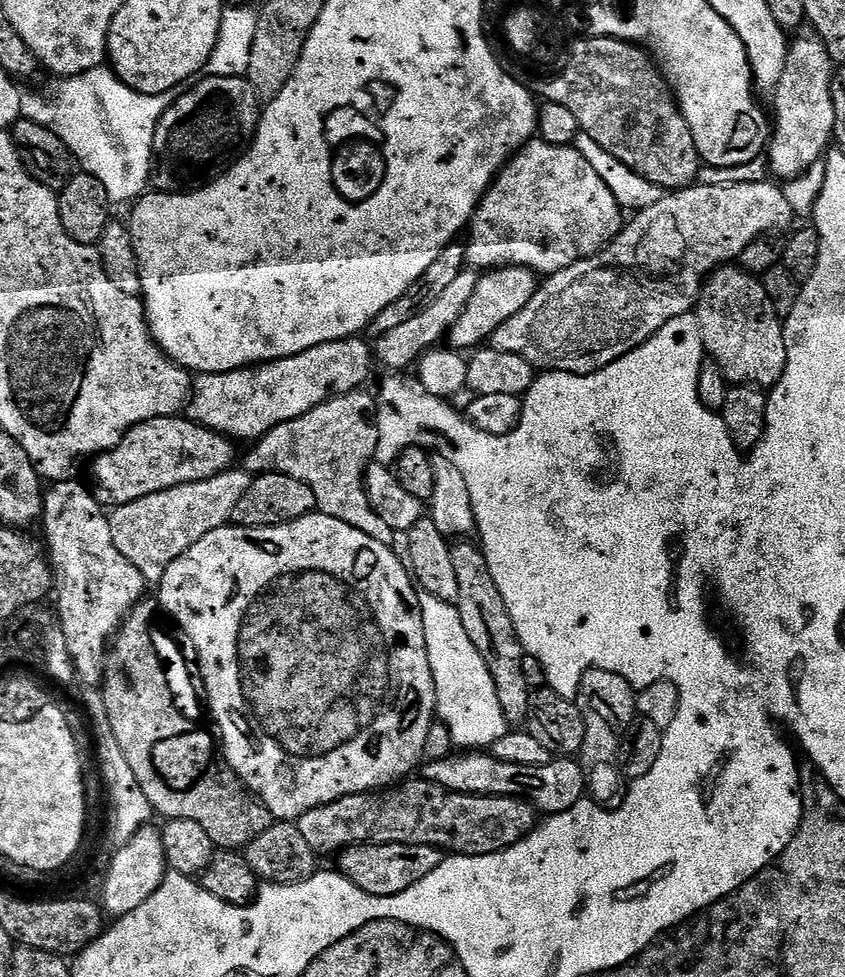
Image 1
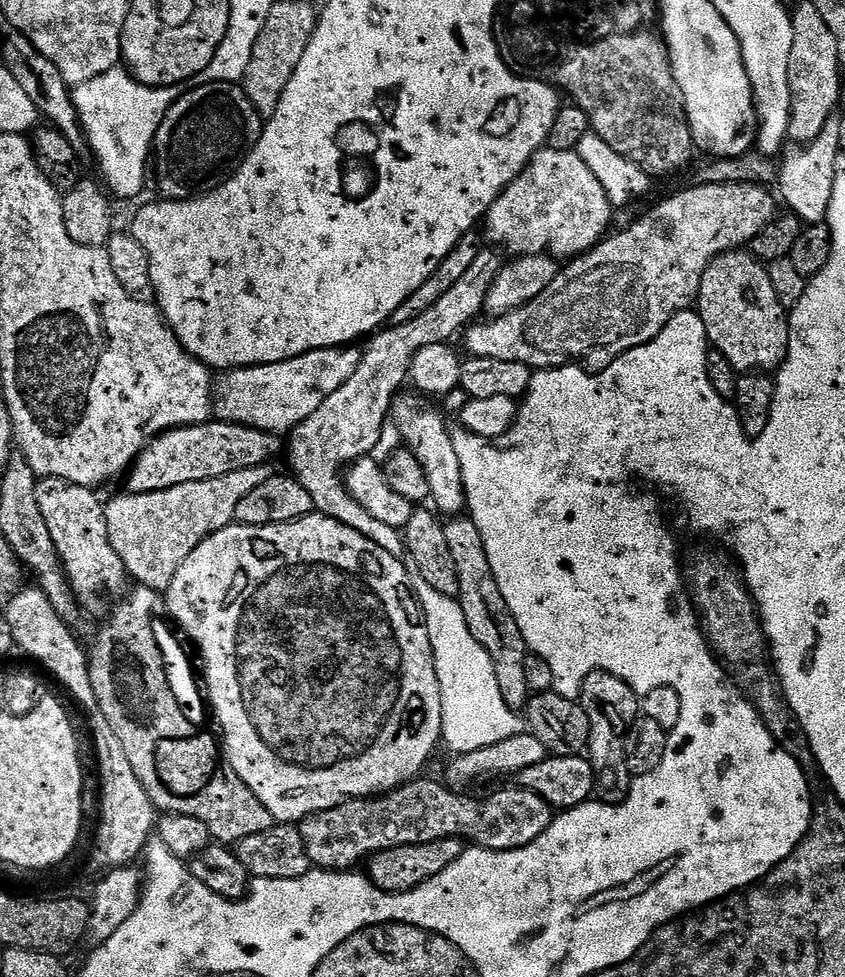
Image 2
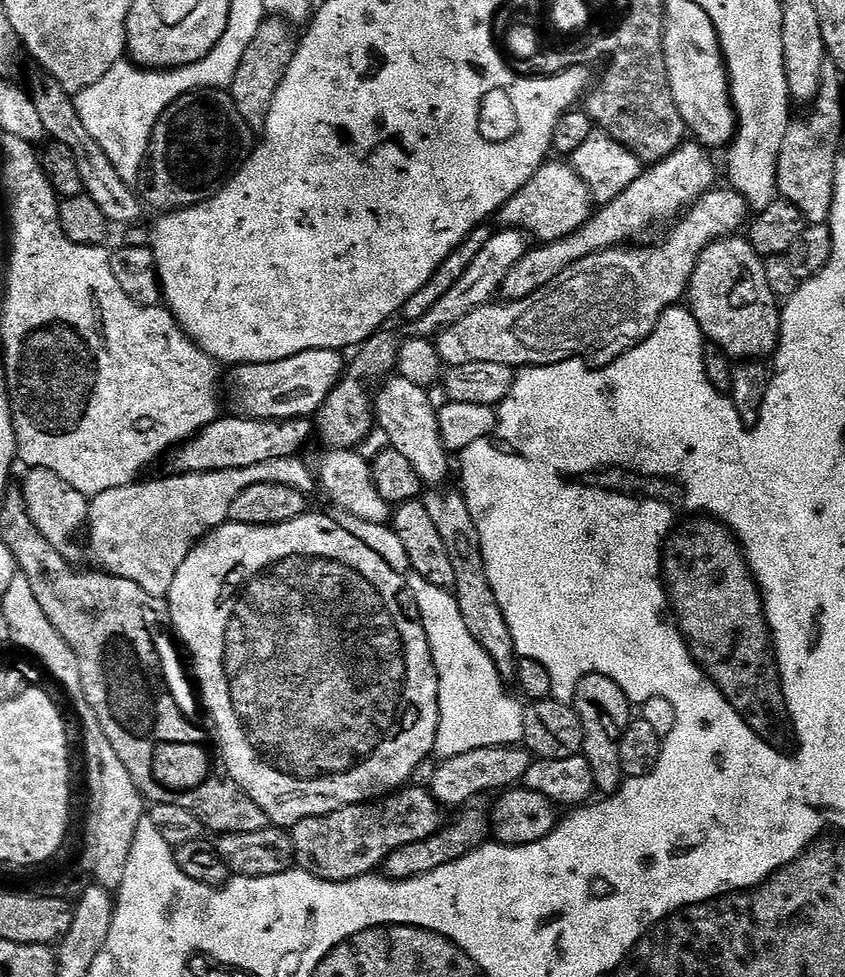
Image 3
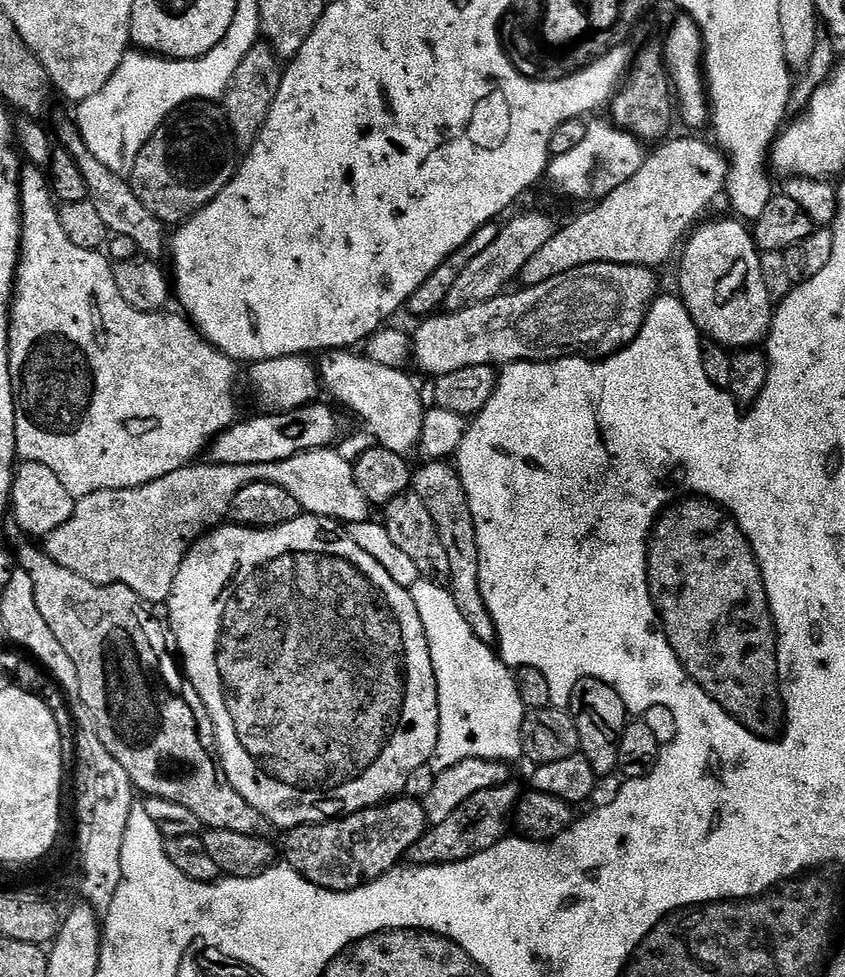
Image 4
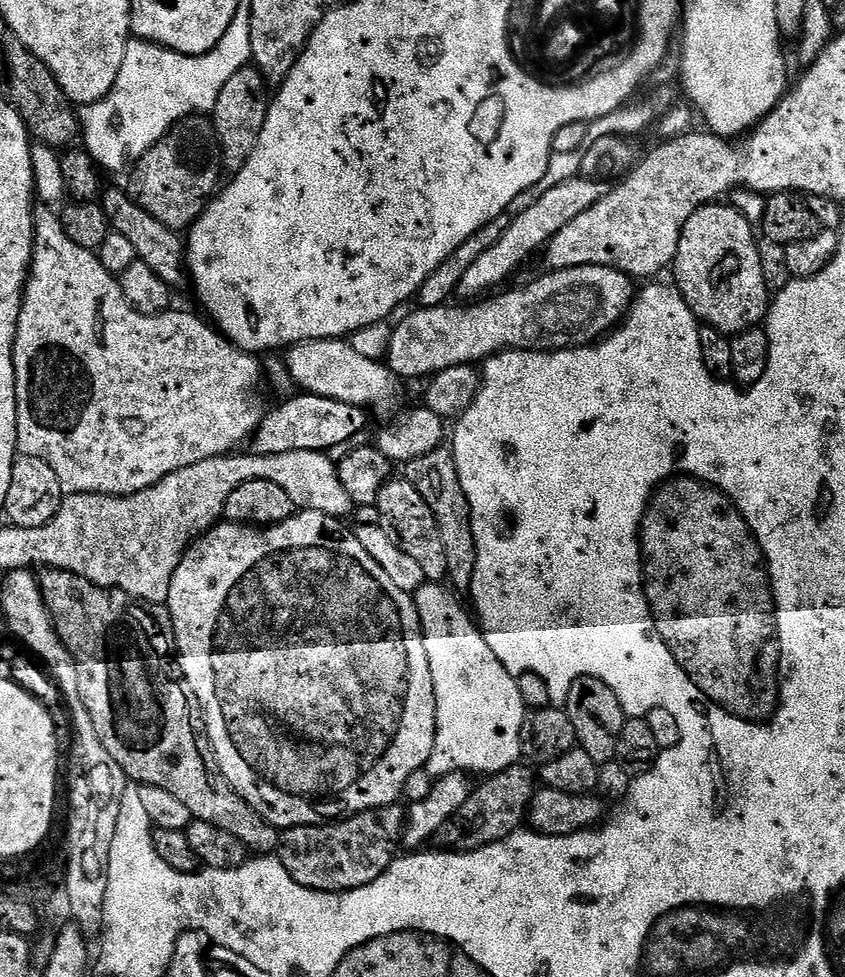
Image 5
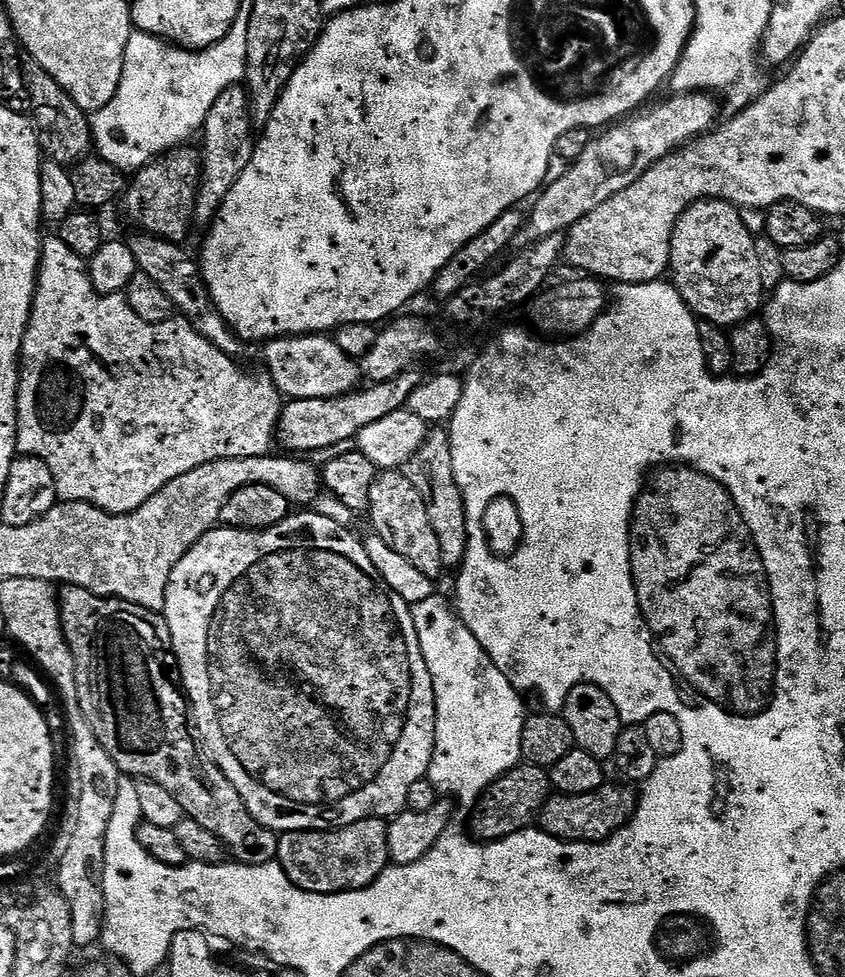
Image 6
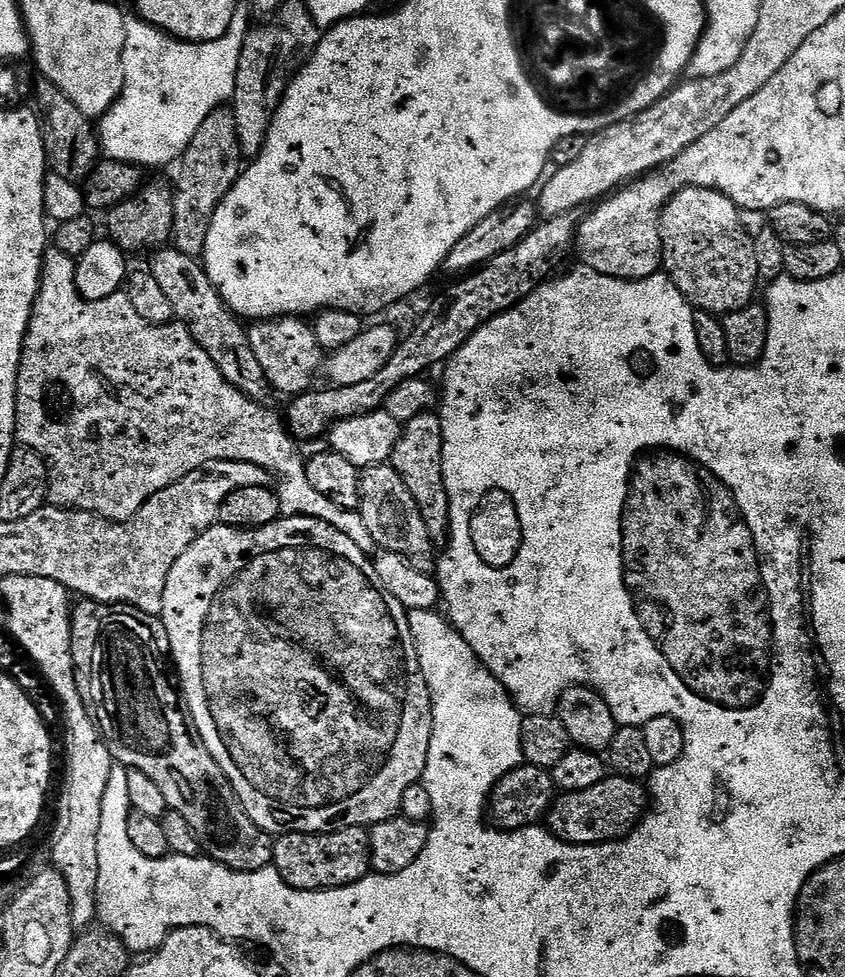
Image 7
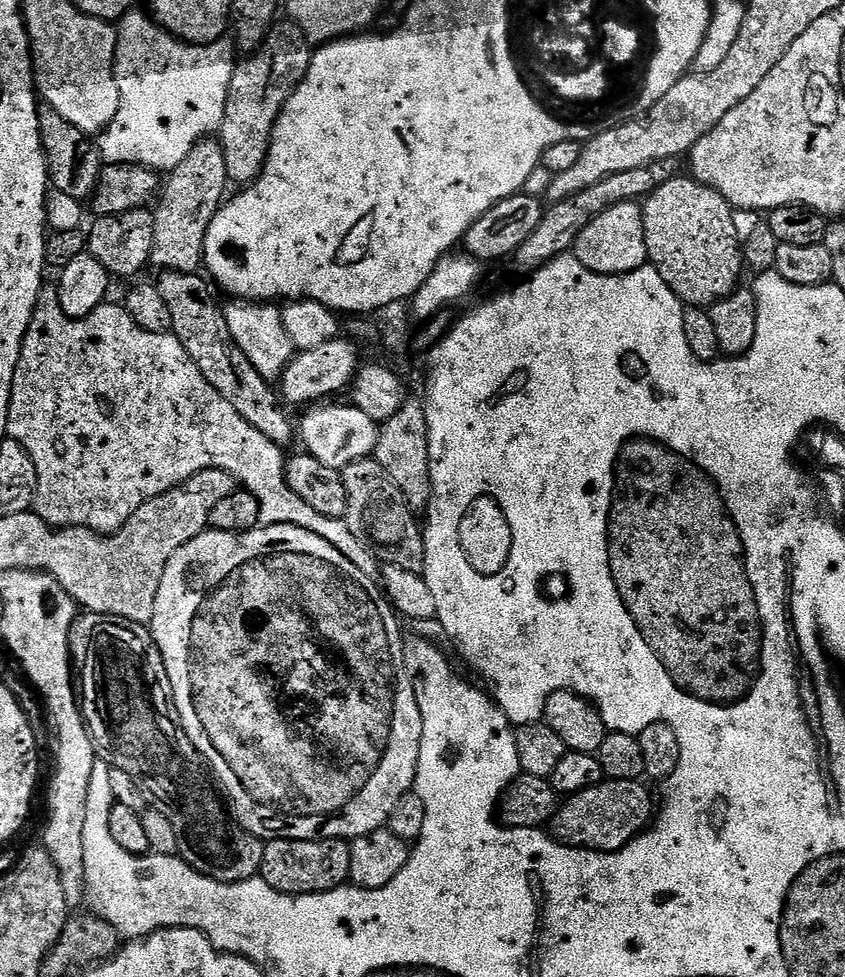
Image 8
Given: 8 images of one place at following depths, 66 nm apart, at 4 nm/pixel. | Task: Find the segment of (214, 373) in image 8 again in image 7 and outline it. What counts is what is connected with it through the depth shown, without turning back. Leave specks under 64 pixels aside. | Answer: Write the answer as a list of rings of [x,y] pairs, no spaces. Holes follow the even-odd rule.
[[[161,246],[148,258],[146,271],[157,280],[170,306],[174,306],[175,319],[188,327],[198,346],[210,354],[214,366],[222,370],[222,378],[226,378],[226,382],[230,382],[251,400],[267,401],[270,385],[262,374],[262,366],[258,366],[258,357],[254,355],[254,350],[250,350],[248,329],[224,305],[220,291],[204,272],[203,263],[197,257],[182,254],[174,246]]]

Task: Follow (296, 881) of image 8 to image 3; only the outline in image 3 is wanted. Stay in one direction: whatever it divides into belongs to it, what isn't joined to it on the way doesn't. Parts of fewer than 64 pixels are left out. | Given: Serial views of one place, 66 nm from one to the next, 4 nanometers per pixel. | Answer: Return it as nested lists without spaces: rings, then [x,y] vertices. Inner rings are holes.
[[[405,786],[395,792],[389,792],[386,796],[369,800],[366,804],[351,804],[325,816],[302,818],[290,828],[295,863],[303,871],[330,882],[357,880],[360,876],[375,873],[394,850],[410,846],[410,842],[422,842],[422,838],[433,836],[442,826],[440,812],[442,813],[442,805],[432,797],[428,788]]]

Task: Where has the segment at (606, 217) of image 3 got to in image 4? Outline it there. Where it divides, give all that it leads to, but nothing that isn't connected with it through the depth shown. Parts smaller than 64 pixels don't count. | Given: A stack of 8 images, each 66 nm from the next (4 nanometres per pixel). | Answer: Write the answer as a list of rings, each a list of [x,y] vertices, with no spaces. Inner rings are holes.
[[[671,140],[661,143],[657,147],[661,148],[645,159],[644,165],[628,182],[604,199],[597,199],[592,204],[593,208],[586,209],[569,224],[561,223],[554,238],[550,238],[550,242],[546,242],[546,246],[542,246],[526,266],[522,266],[519,283],[538,286],[542,282],[550,282],[550,278],[558,274],[566,274],[566,270],[587,264],[641,264],[643,268],[655,269],[656,264],[666,263],[672,255],[675,257],[682,241],[701,219],[699,216],[711,206],[712,199],[719,192],[721,195],[725,191],[730,165],[719,147],[708,145],[704,140]]]

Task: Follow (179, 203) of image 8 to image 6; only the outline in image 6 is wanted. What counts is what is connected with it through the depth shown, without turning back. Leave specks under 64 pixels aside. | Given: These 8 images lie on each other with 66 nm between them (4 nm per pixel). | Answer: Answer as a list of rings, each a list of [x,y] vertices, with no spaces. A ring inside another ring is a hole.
[[[243,87],[227,88],[218,94],[218,102],[210,106],[210,114],[204,119],[202,137],[204,148],[202,152],[202,175],[200,177],[200,195],[194,200],[194,220],[198,225],[211,225],[216,219],[217,211],[226,194],[234,186],[234,182],[246,170],[250,158],[256,149],[257,137],[252,136],[252,108],[248,104],[248,93]]]

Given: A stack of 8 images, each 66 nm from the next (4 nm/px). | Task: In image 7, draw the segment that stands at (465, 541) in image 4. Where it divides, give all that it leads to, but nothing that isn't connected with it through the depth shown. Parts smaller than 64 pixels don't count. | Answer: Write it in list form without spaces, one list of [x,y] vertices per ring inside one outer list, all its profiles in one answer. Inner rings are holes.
[[[435,411],[418,414],[403,425],[390,463],[392,469],[402,478],[402,482],[406,482],[406,490],[414,494],[418,510],[422,514],[422,522],[426,522],[426,530],[433,545],[443,545],[448,539],[448,495],[442,478],[442,426]]]

